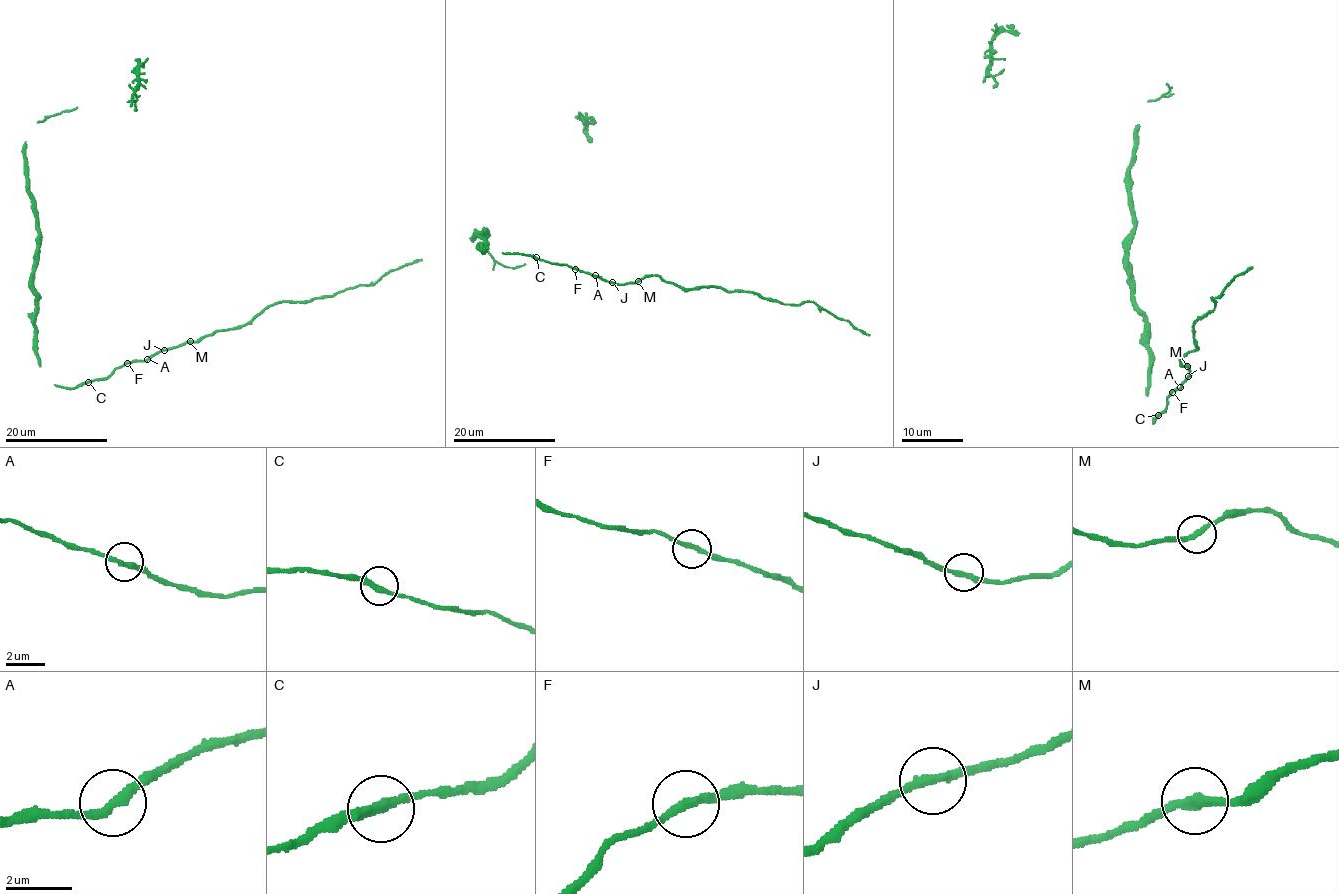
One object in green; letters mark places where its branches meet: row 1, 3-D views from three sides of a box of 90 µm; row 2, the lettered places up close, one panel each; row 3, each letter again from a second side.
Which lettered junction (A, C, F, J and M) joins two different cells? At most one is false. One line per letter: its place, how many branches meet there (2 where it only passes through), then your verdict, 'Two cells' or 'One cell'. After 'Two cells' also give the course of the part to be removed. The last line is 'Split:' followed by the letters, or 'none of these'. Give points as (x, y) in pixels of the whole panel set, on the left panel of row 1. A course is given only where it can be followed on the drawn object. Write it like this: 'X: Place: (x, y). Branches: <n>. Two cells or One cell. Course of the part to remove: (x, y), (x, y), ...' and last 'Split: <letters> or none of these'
A: Place: (147, 359). Branches: 2. One cell
C: Place: (88, 382). Branches: 2. One cell
F: Place: (127, 363). Branches: 2. One cell
J: Place: (164, 350). Branches: 2. One cell
M: Place: (190, 341). Branches: 2. One cell
Split: none of these

